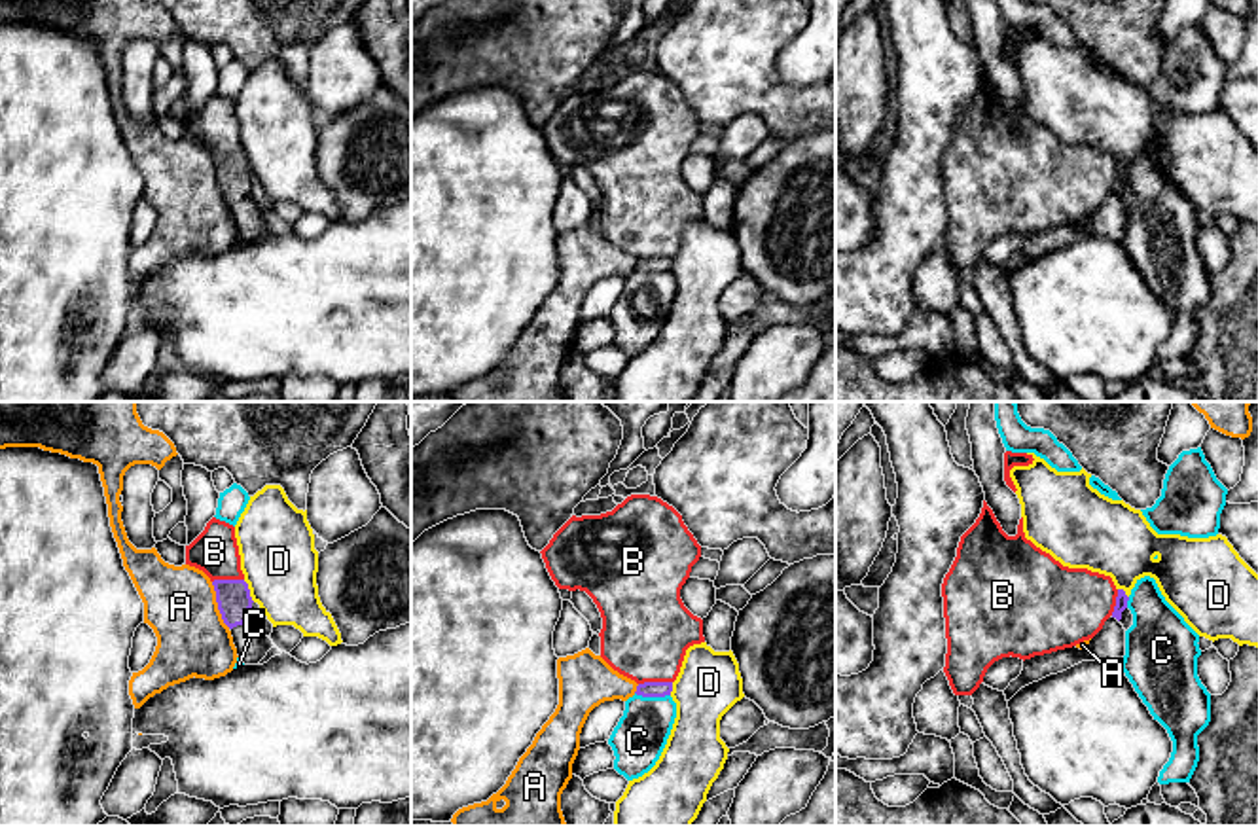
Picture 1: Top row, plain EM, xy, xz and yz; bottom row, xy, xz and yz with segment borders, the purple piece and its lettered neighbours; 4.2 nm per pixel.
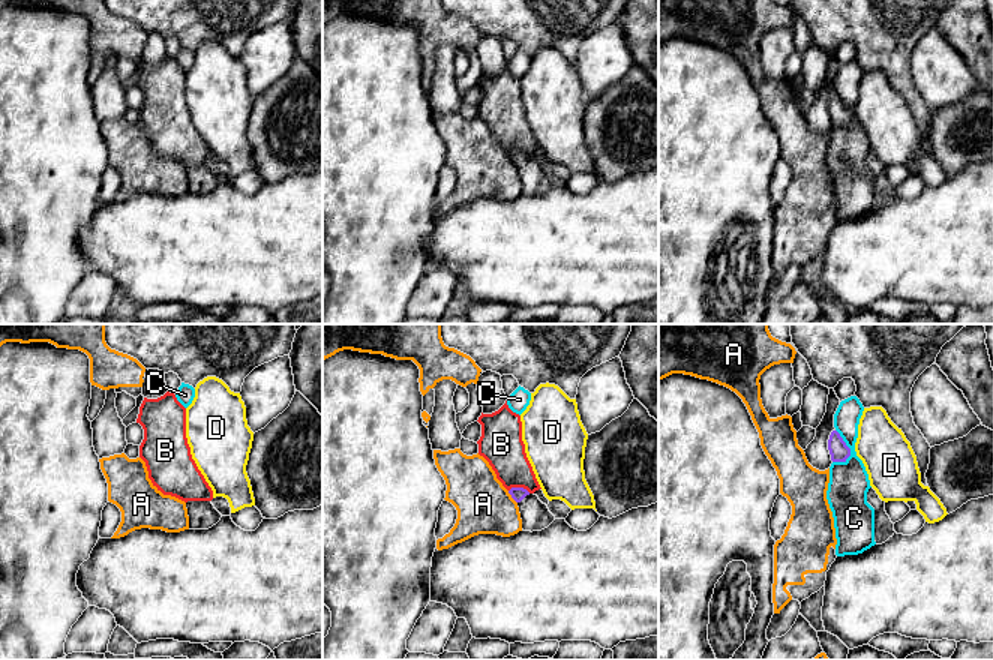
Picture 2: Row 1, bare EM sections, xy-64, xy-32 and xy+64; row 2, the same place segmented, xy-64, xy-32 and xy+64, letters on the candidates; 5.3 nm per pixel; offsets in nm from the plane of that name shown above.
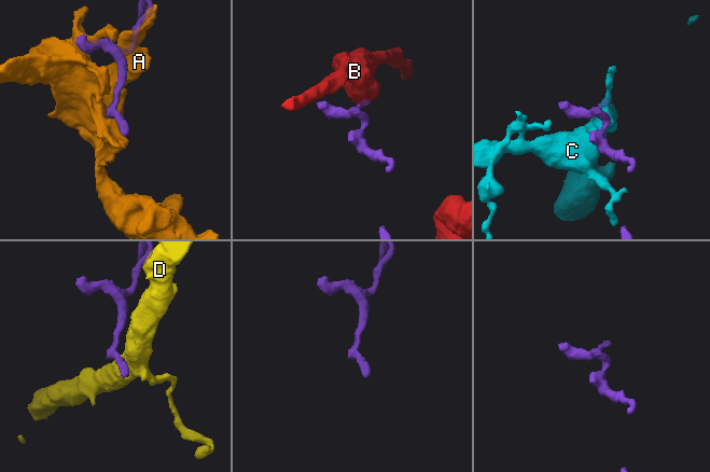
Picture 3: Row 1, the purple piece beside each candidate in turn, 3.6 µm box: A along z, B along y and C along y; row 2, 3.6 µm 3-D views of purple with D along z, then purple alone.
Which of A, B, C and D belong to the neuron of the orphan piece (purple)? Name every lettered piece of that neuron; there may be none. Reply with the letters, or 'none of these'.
none of these

